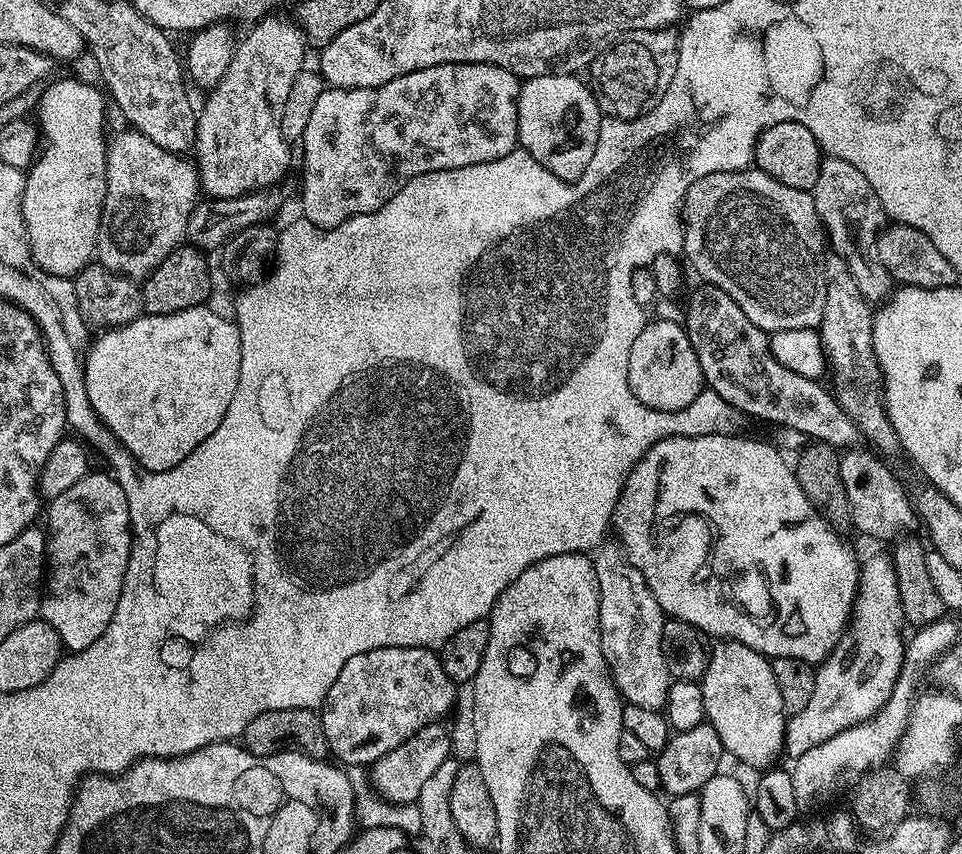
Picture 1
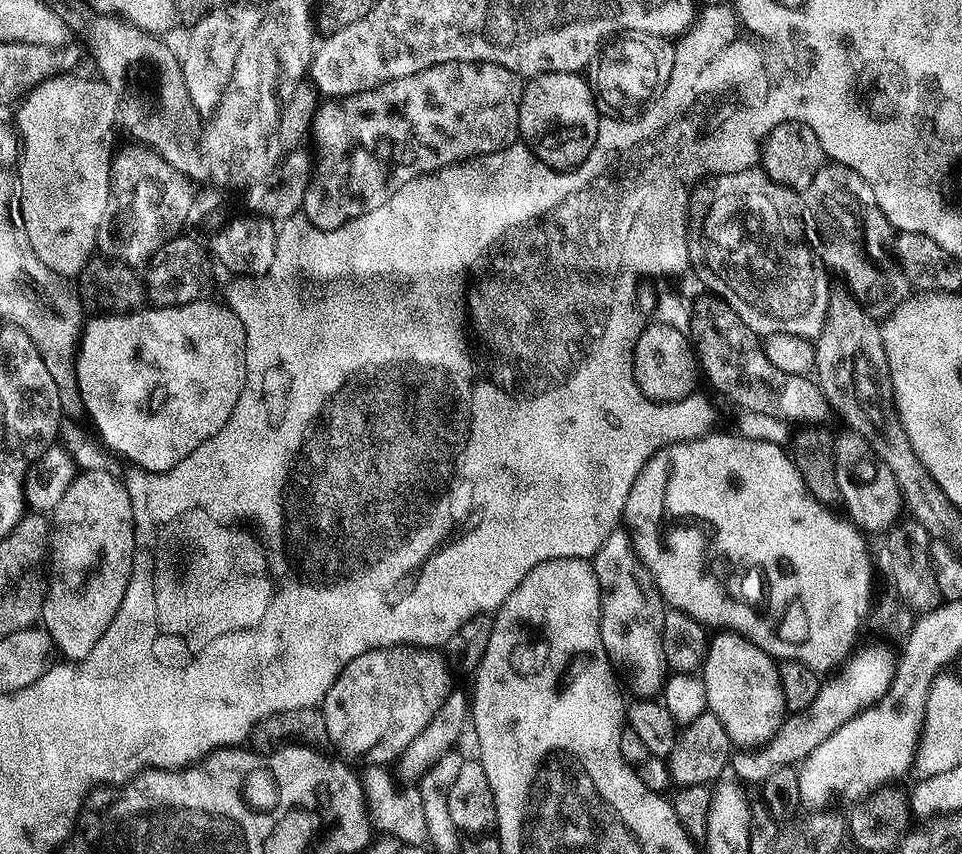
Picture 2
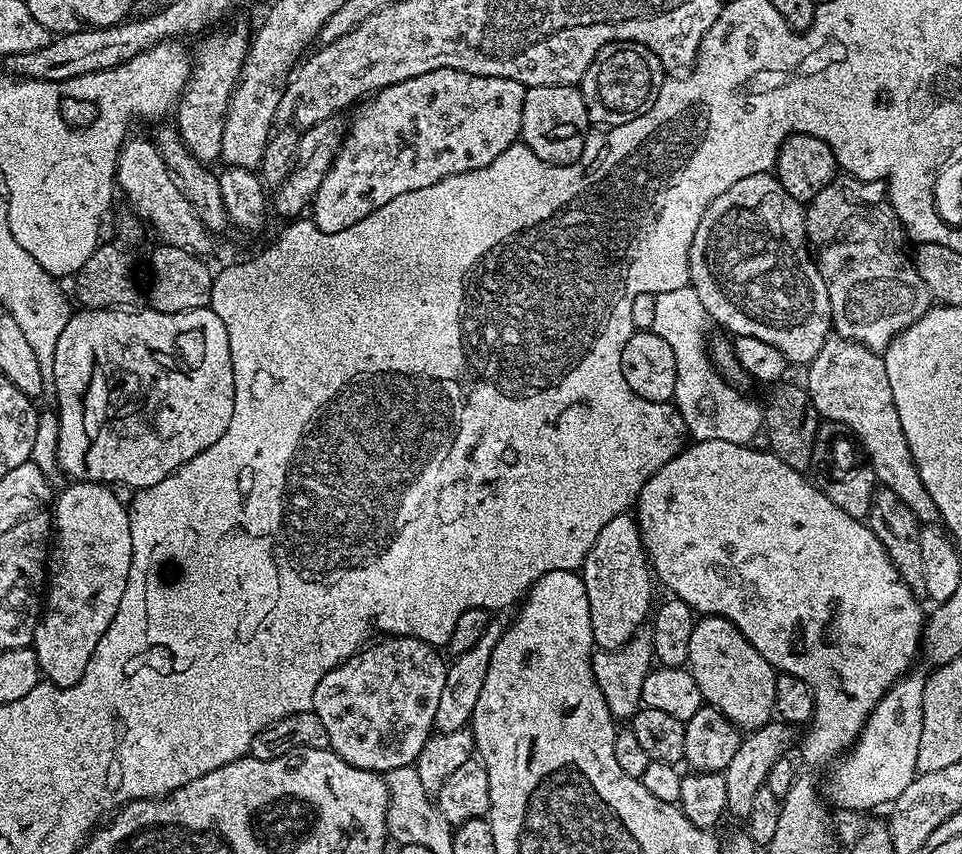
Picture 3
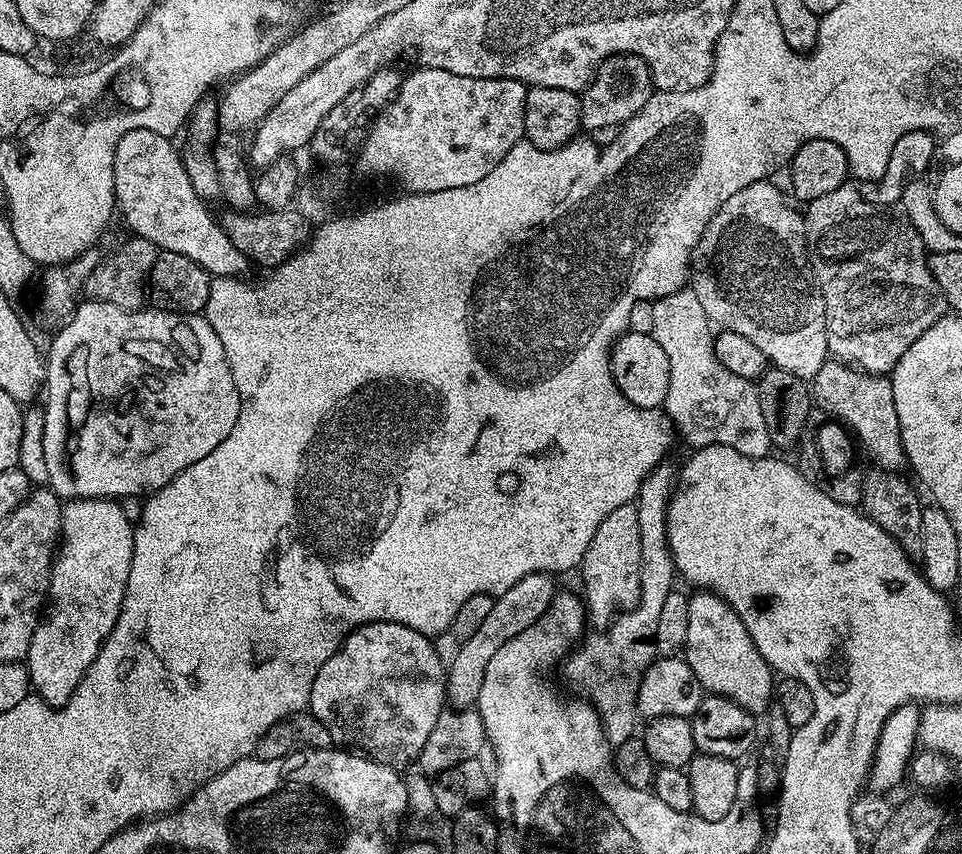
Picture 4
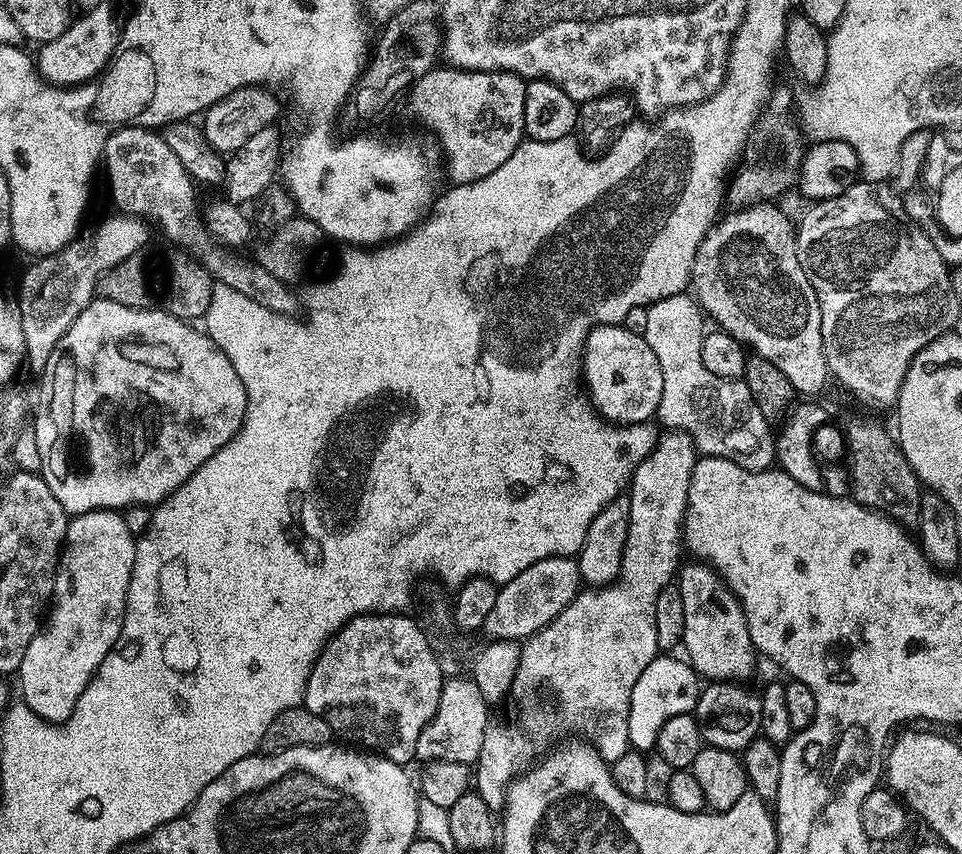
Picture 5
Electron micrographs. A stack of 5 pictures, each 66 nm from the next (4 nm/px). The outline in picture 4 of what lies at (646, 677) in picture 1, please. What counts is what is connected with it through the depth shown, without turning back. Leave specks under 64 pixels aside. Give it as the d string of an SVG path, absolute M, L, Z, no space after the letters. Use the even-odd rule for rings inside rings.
M635 503L618 506L602 521L602 526L590 538L590 546L580 563L578 575L584 583L582 599L586 605L586 616L593 625L607 626L614 617L636 607L640 600L640 527Z

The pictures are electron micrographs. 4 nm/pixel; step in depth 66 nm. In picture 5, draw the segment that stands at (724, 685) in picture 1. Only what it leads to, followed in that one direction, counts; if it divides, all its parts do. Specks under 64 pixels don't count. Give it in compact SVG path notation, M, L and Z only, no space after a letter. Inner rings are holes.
M685 563L678 572L682 610L686 610L686 630L682 641L683 651L688 651L686 659L703 679L705 676L705 681L748 682L756 668L758 656L740 599L707 564L691 563Z

